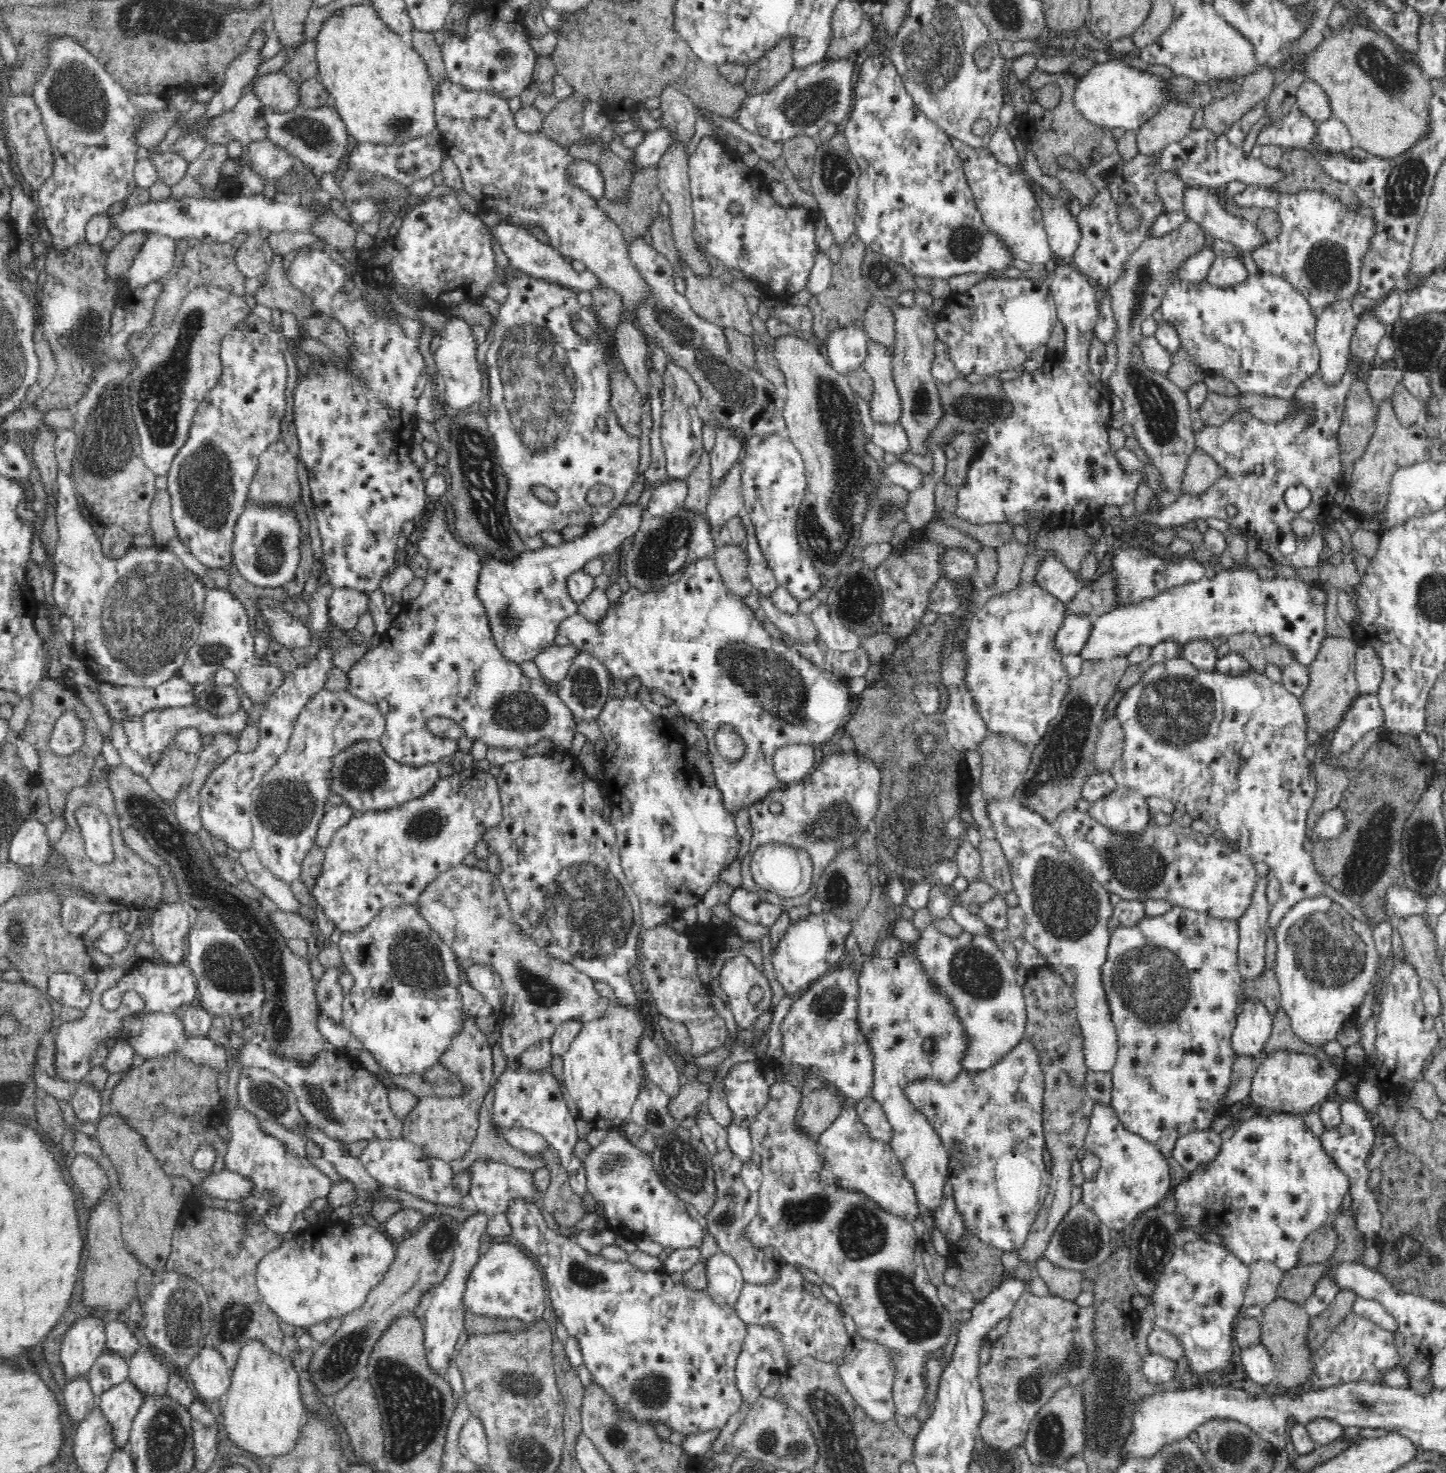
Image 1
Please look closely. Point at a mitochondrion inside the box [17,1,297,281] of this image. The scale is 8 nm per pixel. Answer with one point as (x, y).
(77, 91)

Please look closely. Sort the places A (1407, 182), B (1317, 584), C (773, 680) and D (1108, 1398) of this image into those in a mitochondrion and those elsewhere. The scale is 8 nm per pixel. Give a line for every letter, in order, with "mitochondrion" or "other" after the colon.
A: mitochondrion
B: other
C: mitochondrion
D: mitochondrion

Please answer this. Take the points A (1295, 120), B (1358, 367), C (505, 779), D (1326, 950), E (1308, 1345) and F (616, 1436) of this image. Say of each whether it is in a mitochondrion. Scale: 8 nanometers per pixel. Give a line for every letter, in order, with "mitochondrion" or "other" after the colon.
A: other
B: other
C: other
D: mitochondrion
E: other
F: mitochondrion

